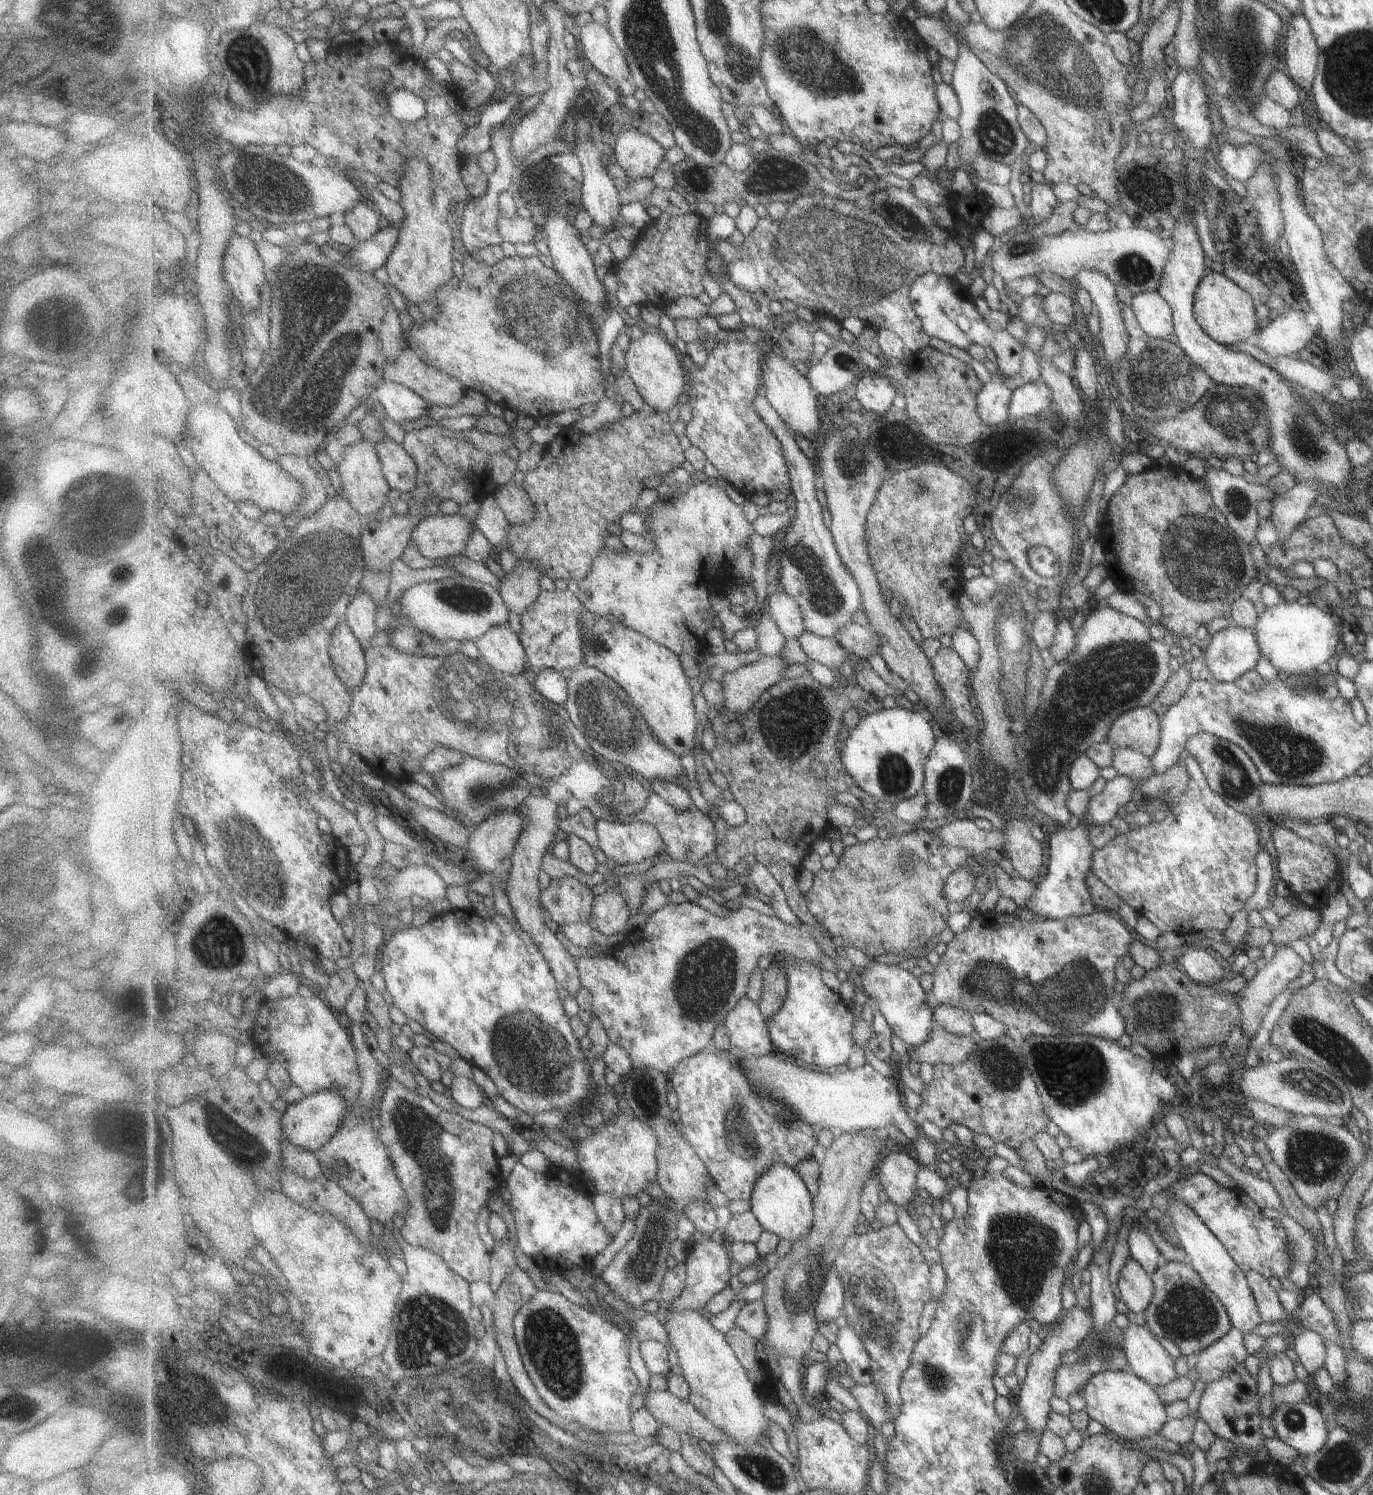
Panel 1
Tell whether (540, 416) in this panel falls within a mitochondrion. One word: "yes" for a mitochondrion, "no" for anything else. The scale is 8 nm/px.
no

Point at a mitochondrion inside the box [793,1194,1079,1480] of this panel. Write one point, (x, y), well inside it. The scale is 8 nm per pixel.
(1020, 1247)

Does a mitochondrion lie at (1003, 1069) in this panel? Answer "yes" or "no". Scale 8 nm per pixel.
yes

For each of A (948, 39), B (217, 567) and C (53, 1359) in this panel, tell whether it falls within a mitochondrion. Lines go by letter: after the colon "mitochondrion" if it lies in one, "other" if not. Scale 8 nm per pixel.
A: other
B: other
C: mitochondrion

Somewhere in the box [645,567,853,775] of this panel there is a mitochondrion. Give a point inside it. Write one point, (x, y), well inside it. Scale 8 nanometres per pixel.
(795, 723)

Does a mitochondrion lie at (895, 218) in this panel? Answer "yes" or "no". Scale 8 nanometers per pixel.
yes

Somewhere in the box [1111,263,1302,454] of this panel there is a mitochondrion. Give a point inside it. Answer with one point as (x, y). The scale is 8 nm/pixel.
(1159, 377)

